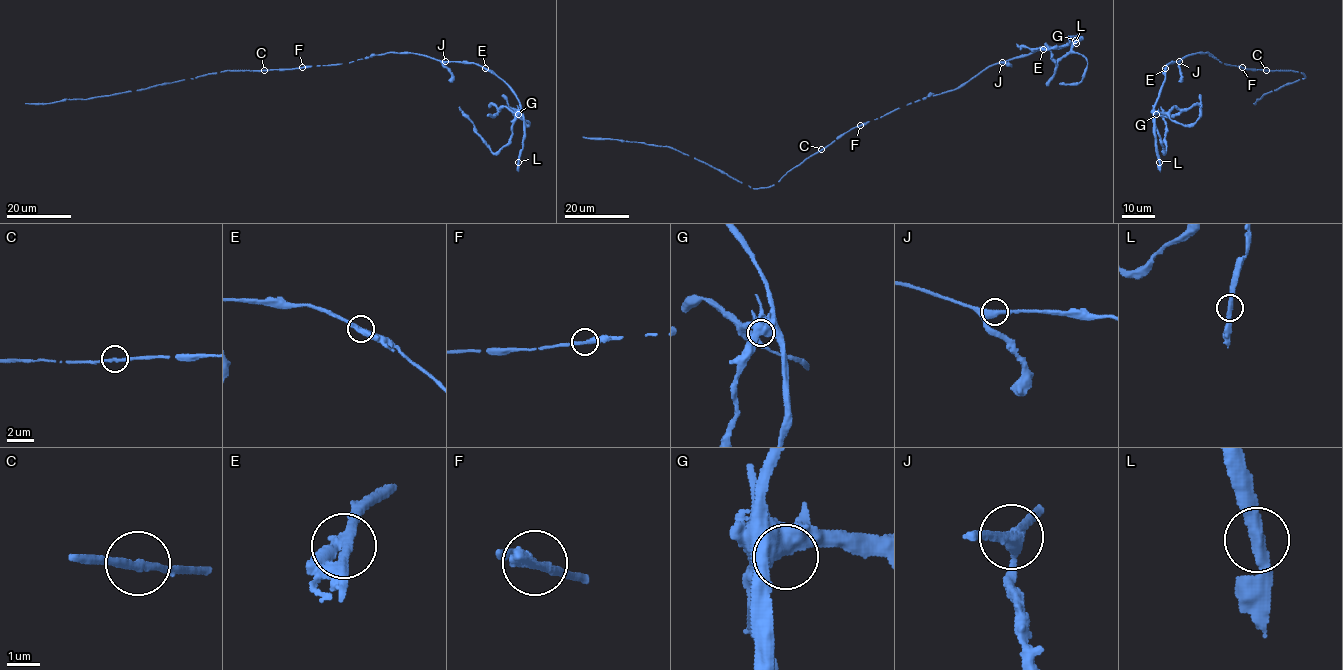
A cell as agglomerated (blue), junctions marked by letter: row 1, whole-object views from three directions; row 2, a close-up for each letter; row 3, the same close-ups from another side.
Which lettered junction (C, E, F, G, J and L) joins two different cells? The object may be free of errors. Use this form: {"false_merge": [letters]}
{"false_merge": []}

